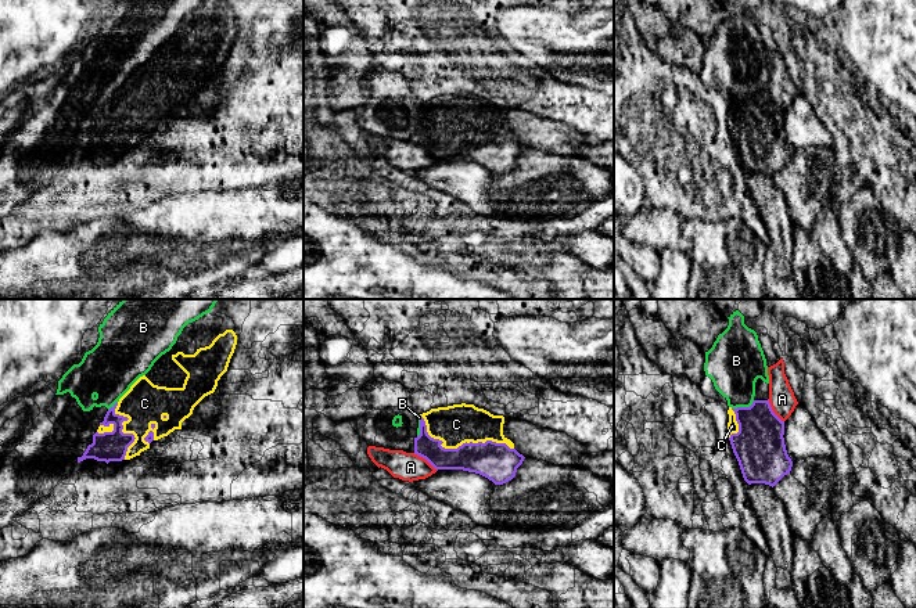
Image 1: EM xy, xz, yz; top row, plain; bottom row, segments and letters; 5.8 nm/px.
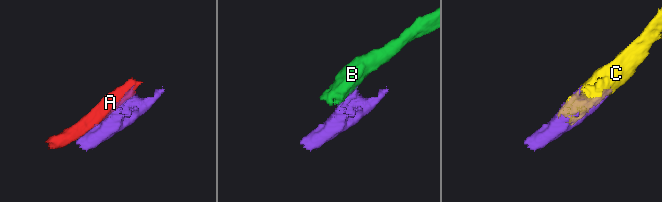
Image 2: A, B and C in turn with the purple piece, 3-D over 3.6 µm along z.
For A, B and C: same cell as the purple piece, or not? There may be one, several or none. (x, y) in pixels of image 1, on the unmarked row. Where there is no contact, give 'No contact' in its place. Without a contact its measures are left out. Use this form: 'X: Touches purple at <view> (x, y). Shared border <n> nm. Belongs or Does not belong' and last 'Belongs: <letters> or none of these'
A: Touches purple at xz (426, 148). Shared border 170 nm. Does not belong
B: Touches purple at yz (743, 97). Shared border 140 nm. Does not belong
C: Touches purple at xz (460, 136). Shared border 600 nm. Belongs
Belongs: C

